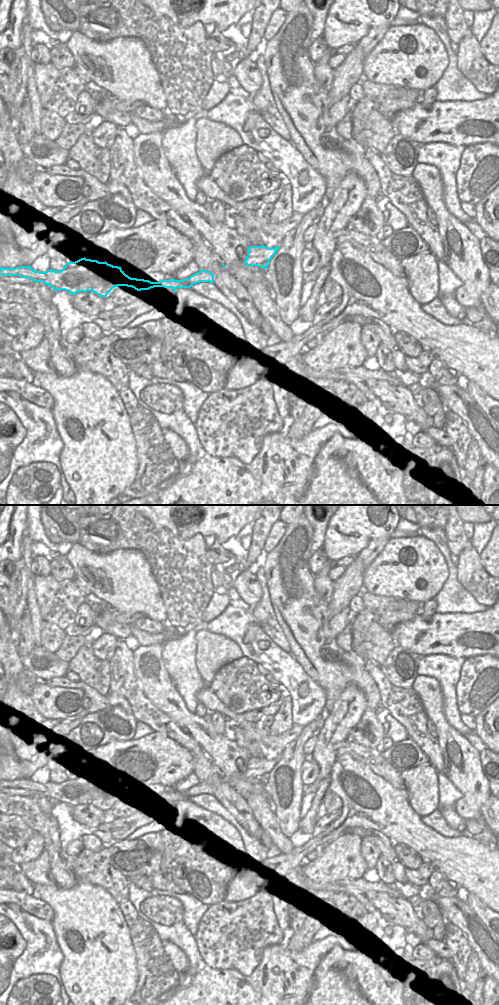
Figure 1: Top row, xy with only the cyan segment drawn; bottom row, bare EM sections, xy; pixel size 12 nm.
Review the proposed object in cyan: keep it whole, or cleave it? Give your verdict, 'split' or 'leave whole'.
leave whole

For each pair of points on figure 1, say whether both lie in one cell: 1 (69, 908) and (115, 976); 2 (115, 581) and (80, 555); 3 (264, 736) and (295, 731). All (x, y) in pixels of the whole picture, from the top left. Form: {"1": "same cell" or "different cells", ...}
{"1": "same cell", "2": "same cell", "3": "same cell"}

